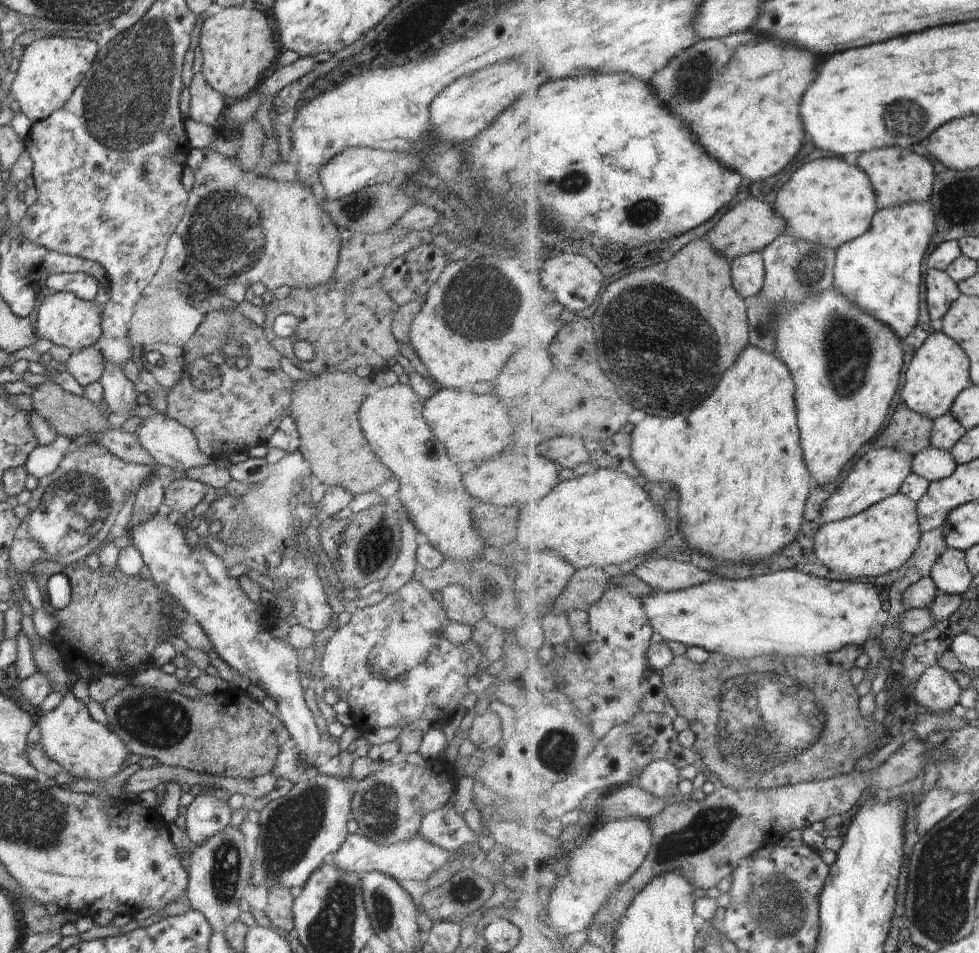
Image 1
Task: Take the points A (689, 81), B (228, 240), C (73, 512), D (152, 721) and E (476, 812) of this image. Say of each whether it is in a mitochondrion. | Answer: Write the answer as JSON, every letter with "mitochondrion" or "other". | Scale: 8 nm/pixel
{"A":"mitochondrion","B":"mitochondrion","C":"mitochondrion","D":"mitochondrion","E":"other"}

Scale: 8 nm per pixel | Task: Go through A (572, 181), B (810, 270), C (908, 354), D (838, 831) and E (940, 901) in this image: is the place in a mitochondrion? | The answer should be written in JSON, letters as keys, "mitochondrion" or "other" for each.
{"A":"mitochondrion","B":"mitochondrion","C":"other","D":"other","E":"mitochondrion"}

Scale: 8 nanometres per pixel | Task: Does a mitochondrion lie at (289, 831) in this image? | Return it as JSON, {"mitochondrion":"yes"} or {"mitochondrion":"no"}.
{"mitochondrion":"yes"}

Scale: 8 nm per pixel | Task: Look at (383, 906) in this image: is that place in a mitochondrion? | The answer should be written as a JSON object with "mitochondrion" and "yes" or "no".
{"mitochondrion":"yes"}

